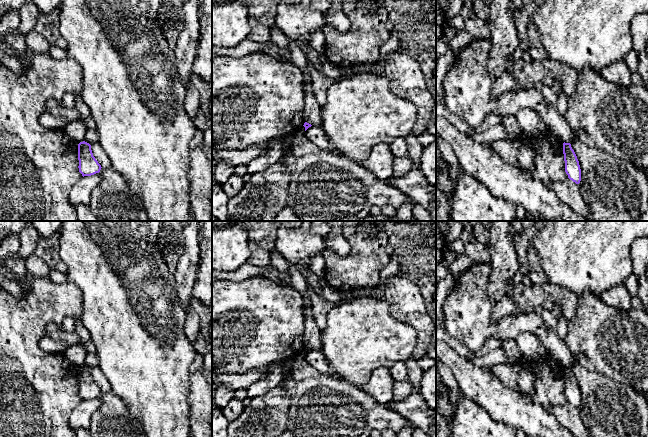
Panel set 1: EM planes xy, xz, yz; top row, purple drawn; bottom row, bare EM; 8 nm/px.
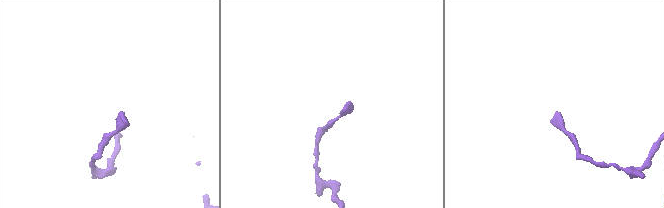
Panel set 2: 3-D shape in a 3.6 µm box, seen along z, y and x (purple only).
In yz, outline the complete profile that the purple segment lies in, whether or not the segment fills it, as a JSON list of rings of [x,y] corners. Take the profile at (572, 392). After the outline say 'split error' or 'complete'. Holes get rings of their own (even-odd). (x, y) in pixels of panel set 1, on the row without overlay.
[[[563,367],[563,378],[565,385],[565,396],[568,402],[579,408],[581,405],[581,393],[579,385],[570,367]]] | complete

